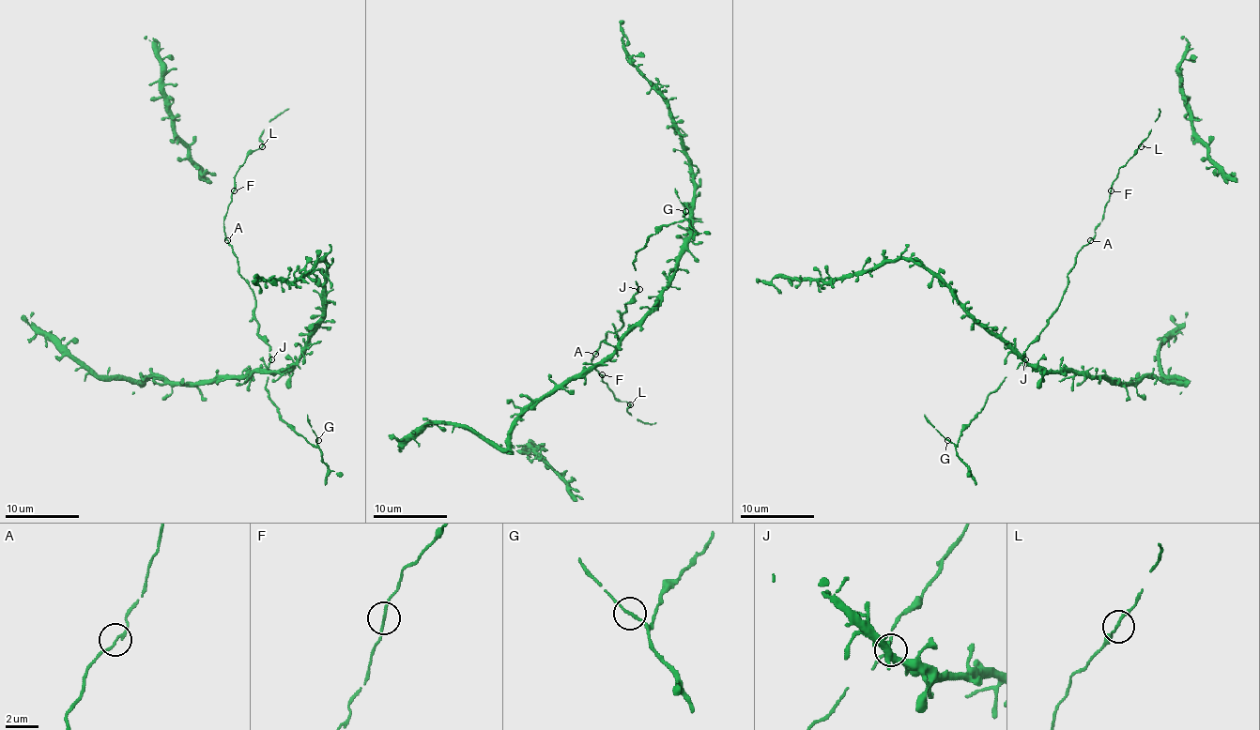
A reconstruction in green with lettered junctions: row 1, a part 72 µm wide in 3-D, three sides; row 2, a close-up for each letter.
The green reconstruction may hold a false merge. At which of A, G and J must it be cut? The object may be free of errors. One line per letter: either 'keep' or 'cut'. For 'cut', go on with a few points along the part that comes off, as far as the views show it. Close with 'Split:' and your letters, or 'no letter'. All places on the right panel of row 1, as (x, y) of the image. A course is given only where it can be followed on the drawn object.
A: keep
G: keep
J: keep
Split: no letter

